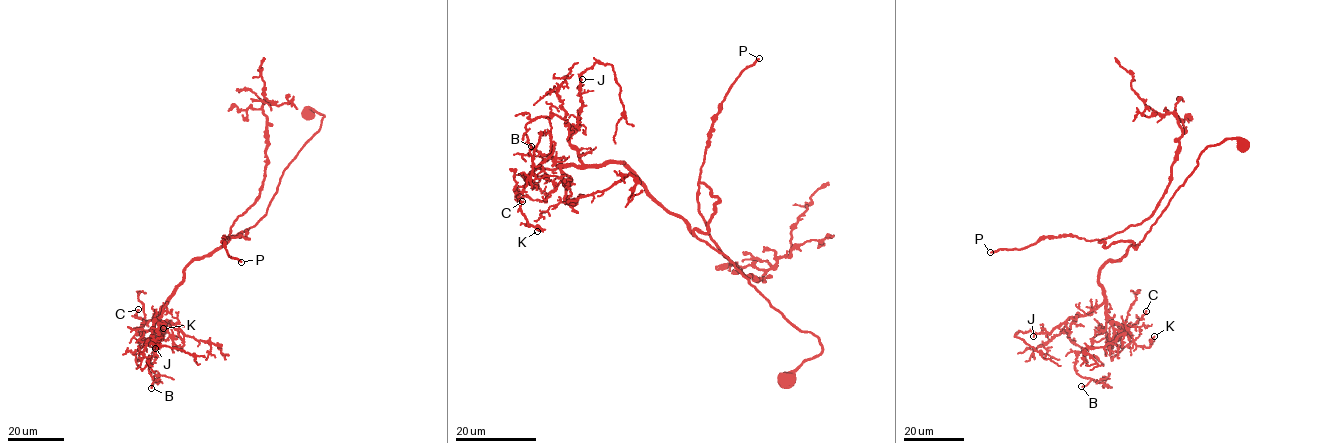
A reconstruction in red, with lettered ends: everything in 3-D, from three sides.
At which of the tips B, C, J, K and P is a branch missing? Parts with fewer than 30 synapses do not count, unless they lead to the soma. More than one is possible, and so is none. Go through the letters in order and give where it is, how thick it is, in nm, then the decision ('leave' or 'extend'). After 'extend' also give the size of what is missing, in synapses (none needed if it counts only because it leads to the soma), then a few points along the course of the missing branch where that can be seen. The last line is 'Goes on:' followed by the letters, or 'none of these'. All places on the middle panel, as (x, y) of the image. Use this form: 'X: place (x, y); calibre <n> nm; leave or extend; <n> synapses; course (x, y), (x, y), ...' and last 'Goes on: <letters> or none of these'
B: place (531, 146); calibre 120 nm; leave
C: place (522, 201); calibre 170 nm; leave
J: place (582, 79); calibre 110 nm; leave
K: place (537, 231); calibre 100 nm; leave
P: place (759, 58); calibre 200 nm; extend; 100 synapses
Goes on: P

